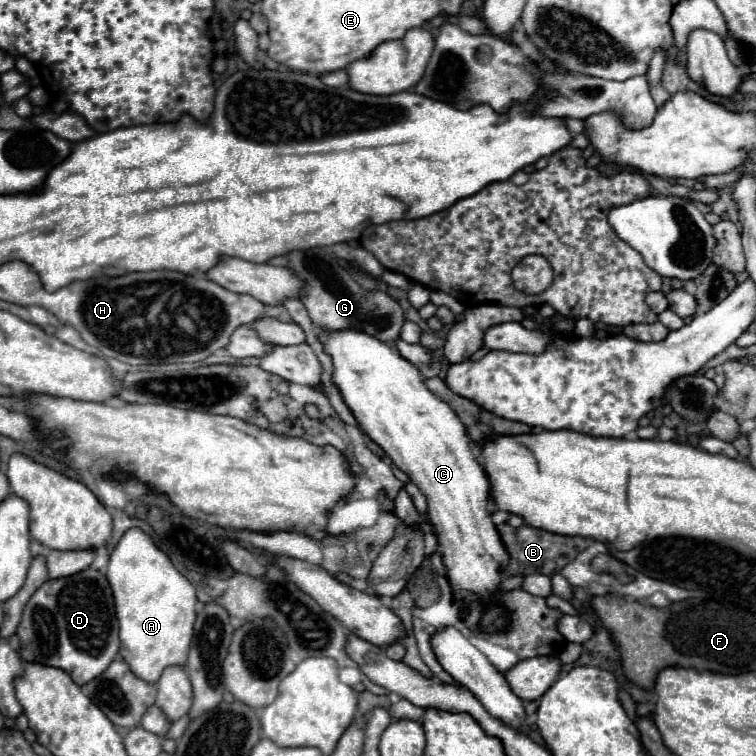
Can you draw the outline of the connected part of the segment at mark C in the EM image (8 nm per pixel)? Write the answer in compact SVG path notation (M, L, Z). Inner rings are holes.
M346 329L346 333L326 333L322 345L334 363L332 383L340 389L342 399L354 413L360 429L374 443L378 443L384 449L384 453L426 495L428 521L436 529L438 545L442 549L442 559L448 569L448 581L454 599L462 605L462 599L466 595L496 595L498 585L502 581L502 569L508 561L508 553L500 541L494 523L490 521L490 483L478 459L474 457L474 451L470 449L470 439L466 437L462 421L458 421L456 413L442 399L434 397L434 393L426 389L418 367L410 365L410 361L406 361L398 351L394 351L394 347L386 345L384 341L374 341L374 337L366 337L366 333L362 331Z

